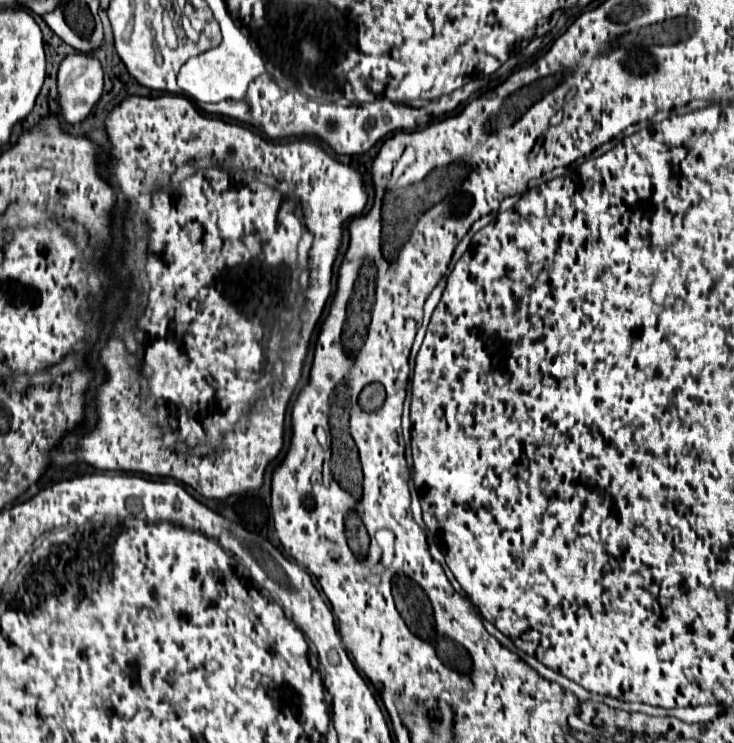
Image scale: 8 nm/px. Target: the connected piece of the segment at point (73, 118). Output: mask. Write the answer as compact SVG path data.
M71 54L59 66L59 104L65 124L81 122L101 98L103 70L93 54Z

